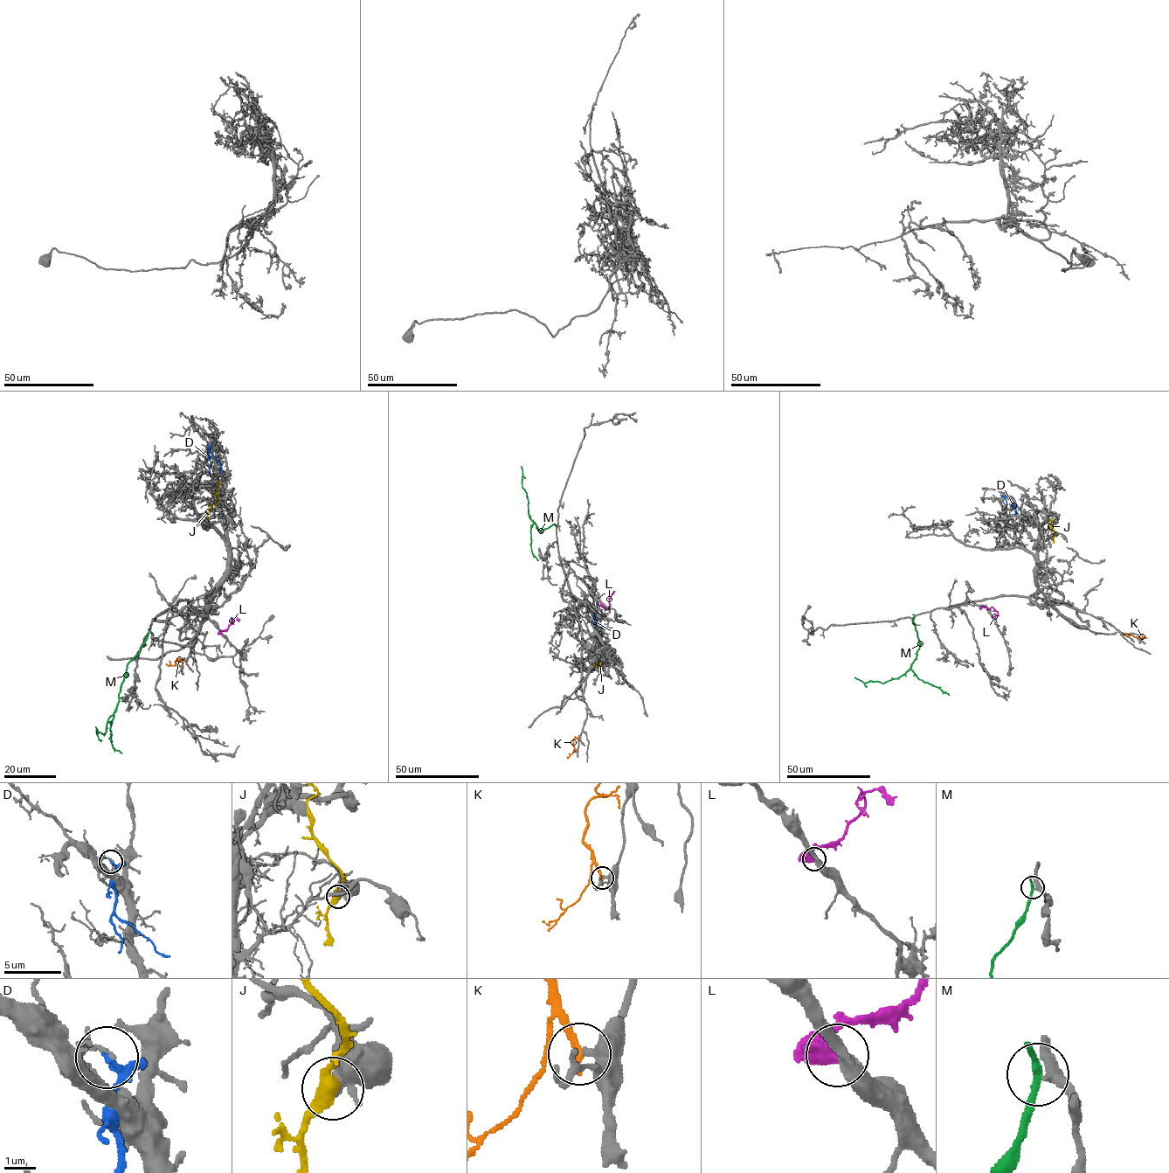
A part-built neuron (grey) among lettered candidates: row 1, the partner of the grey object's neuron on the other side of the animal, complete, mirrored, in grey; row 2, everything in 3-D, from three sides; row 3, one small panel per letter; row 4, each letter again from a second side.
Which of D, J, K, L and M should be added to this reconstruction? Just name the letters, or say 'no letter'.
no letter

